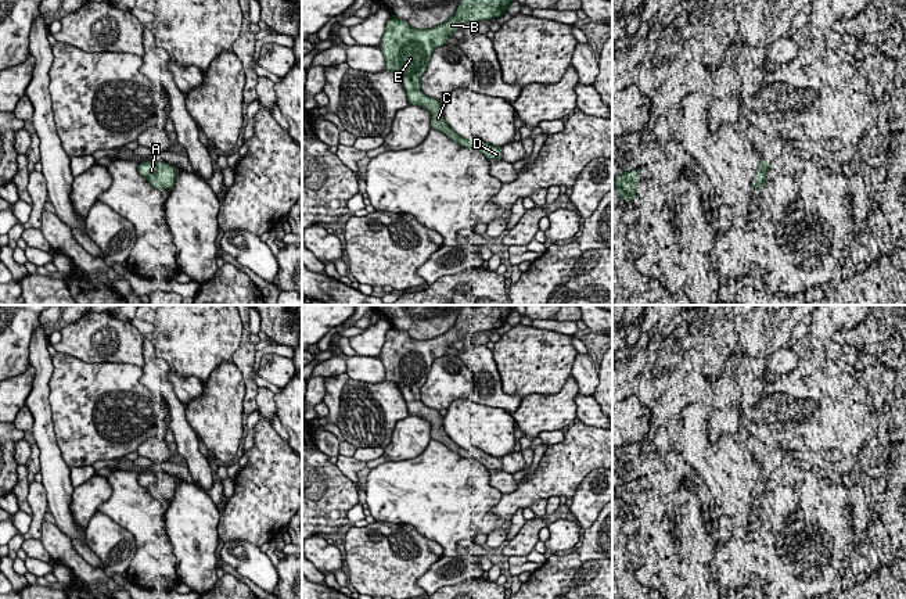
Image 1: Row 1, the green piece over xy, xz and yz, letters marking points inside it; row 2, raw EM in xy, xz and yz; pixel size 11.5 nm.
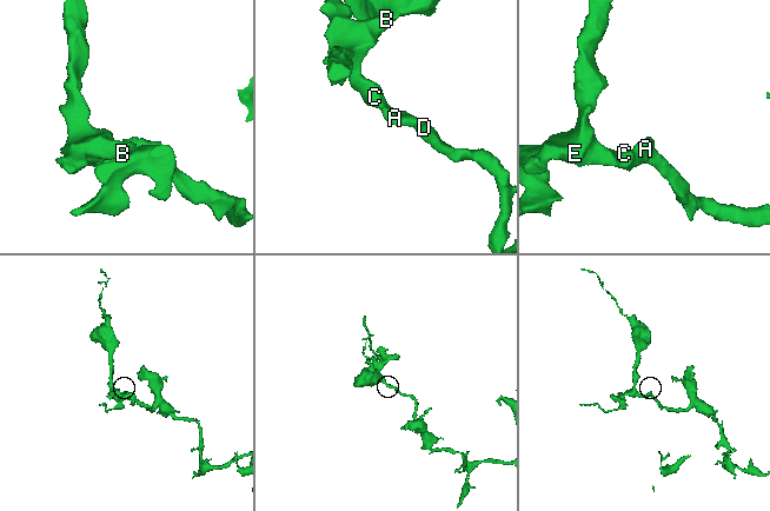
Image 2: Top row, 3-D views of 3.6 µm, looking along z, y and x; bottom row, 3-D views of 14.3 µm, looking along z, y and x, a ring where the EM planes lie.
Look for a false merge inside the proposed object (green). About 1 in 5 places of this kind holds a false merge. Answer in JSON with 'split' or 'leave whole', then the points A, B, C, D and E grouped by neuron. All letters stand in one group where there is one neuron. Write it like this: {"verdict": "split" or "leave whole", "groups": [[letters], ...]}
{"verdict": "leave whole", "groups": [["A", "B", "C", "D", "E"]]}

